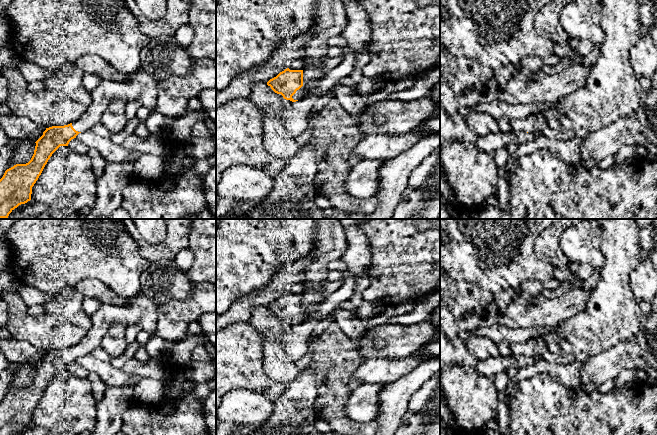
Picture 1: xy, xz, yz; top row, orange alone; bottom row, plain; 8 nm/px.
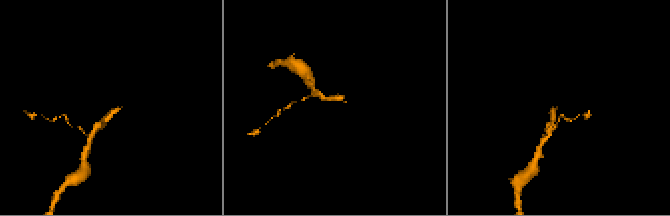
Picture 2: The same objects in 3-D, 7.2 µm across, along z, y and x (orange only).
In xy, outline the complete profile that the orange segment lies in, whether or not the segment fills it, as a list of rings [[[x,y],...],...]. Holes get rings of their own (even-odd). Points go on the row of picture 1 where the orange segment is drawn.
[[[142,70],[129,74],[129,78],[122,82],[101,79],[91,92],[91,104],[78,120],[68,125],[46,128],[35,142],[31,160],[26,164],[16,164],[5,171],[0,179],[0,218],[8,218],[15,208],[31,200],[32,187],[52,154],[60,146],[68,146],[79,133],[90,131],[100,123],[111,101],[137,100],[143,106],[154,110],[158,83],[158,79]]]

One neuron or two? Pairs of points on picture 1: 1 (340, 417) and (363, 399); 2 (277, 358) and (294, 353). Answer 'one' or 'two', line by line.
1: two
2: two

